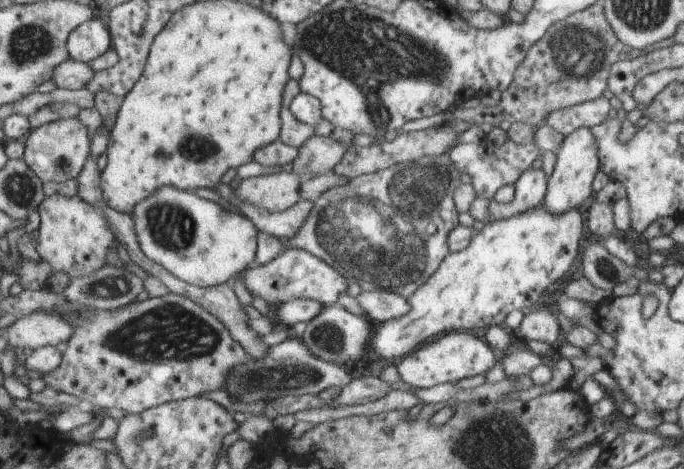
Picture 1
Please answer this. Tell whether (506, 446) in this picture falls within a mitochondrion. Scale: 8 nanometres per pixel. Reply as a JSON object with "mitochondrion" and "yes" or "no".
{"mitochondrion":"yes"}

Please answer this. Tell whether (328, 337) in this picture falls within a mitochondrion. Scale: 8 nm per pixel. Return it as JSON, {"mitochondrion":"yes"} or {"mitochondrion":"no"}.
{"mitochondrion":"yes"}

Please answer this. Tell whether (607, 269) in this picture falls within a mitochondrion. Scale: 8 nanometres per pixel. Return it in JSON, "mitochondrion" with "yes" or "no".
{"mitochondrion":"yes"}

